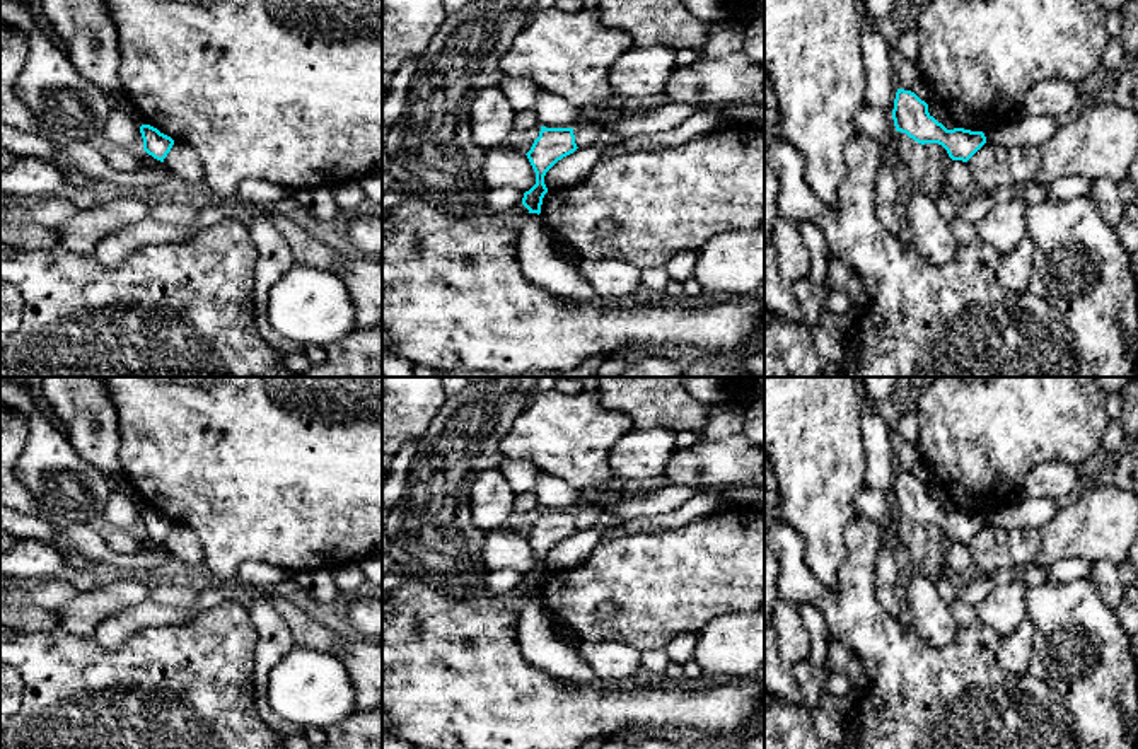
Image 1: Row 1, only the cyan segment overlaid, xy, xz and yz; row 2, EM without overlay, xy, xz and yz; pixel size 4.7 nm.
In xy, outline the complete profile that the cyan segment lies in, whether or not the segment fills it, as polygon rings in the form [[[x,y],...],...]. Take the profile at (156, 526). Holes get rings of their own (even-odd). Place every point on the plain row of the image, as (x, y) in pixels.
[[[142,507],[140,515],[143,520],[143,532],[154,541],[164,544],[174,527],[174,522],[150,507]]]

